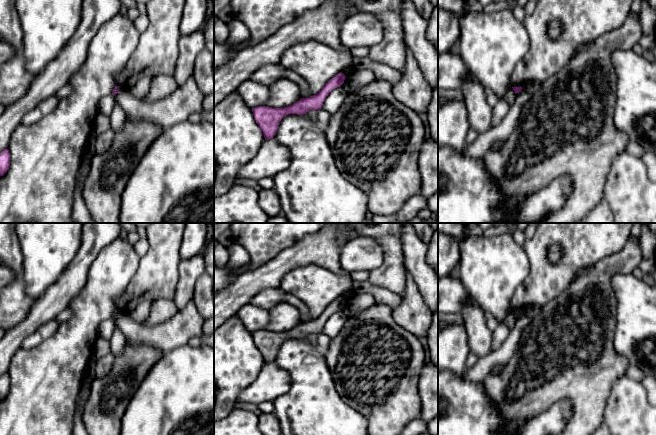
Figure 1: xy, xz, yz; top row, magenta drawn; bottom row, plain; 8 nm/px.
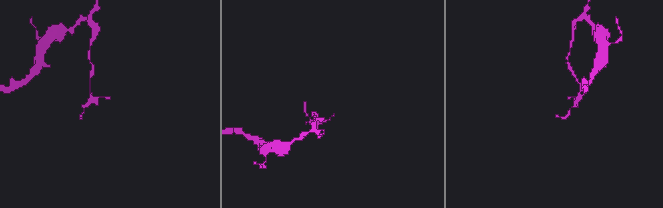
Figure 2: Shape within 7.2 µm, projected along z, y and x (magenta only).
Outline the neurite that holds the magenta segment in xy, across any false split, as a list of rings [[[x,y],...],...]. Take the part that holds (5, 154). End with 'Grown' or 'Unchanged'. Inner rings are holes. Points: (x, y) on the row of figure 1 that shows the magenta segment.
[[[6,148],[0,153],[0,176],[3,176],[10,167],[10,152]]]. Unchanged

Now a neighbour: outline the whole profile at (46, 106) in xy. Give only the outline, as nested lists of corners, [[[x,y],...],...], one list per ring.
[[[53,95],[38,103],[32,110],[27,112],[22,120],[21,125],[29,126],[40,121],[43,117],[56,109],[60,99]]]

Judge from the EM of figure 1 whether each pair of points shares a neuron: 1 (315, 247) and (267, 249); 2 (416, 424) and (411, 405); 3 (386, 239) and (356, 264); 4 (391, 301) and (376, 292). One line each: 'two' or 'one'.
1: two
2: two
3: two
4: one

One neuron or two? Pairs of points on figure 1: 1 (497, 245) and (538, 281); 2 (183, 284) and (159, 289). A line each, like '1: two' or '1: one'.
1: two
2: two

